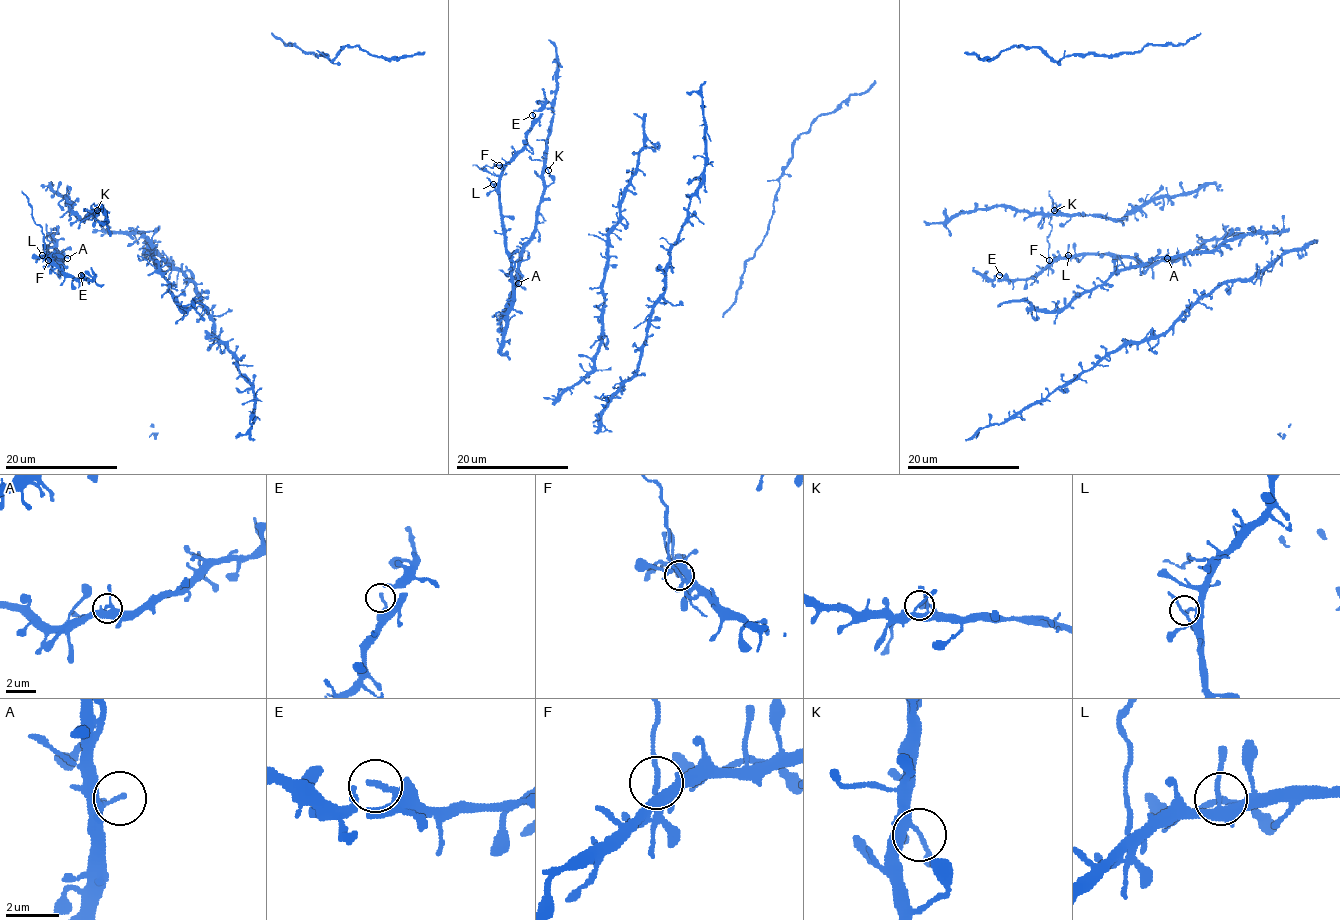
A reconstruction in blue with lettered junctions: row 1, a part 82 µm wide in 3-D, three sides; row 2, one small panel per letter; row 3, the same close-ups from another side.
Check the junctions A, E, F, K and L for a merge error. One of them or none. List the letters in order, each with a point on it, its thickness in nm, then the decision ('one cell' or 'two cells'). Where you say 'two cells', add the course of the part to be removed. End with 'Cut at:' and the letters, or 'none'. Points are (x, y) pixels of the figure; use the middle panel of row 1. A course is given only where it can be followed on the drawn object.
A: (518, 283) | 180 nm | one cell
E: (532, 115) | 160 nm | one cell
F: (499, 165) | 180 nm | two cells | (500, 164), (483, 169), (473, 166)
K: (548, 170) | 170 nm | one cell
L: (493, 184) | 170 nm | one cell
Cut at: F

